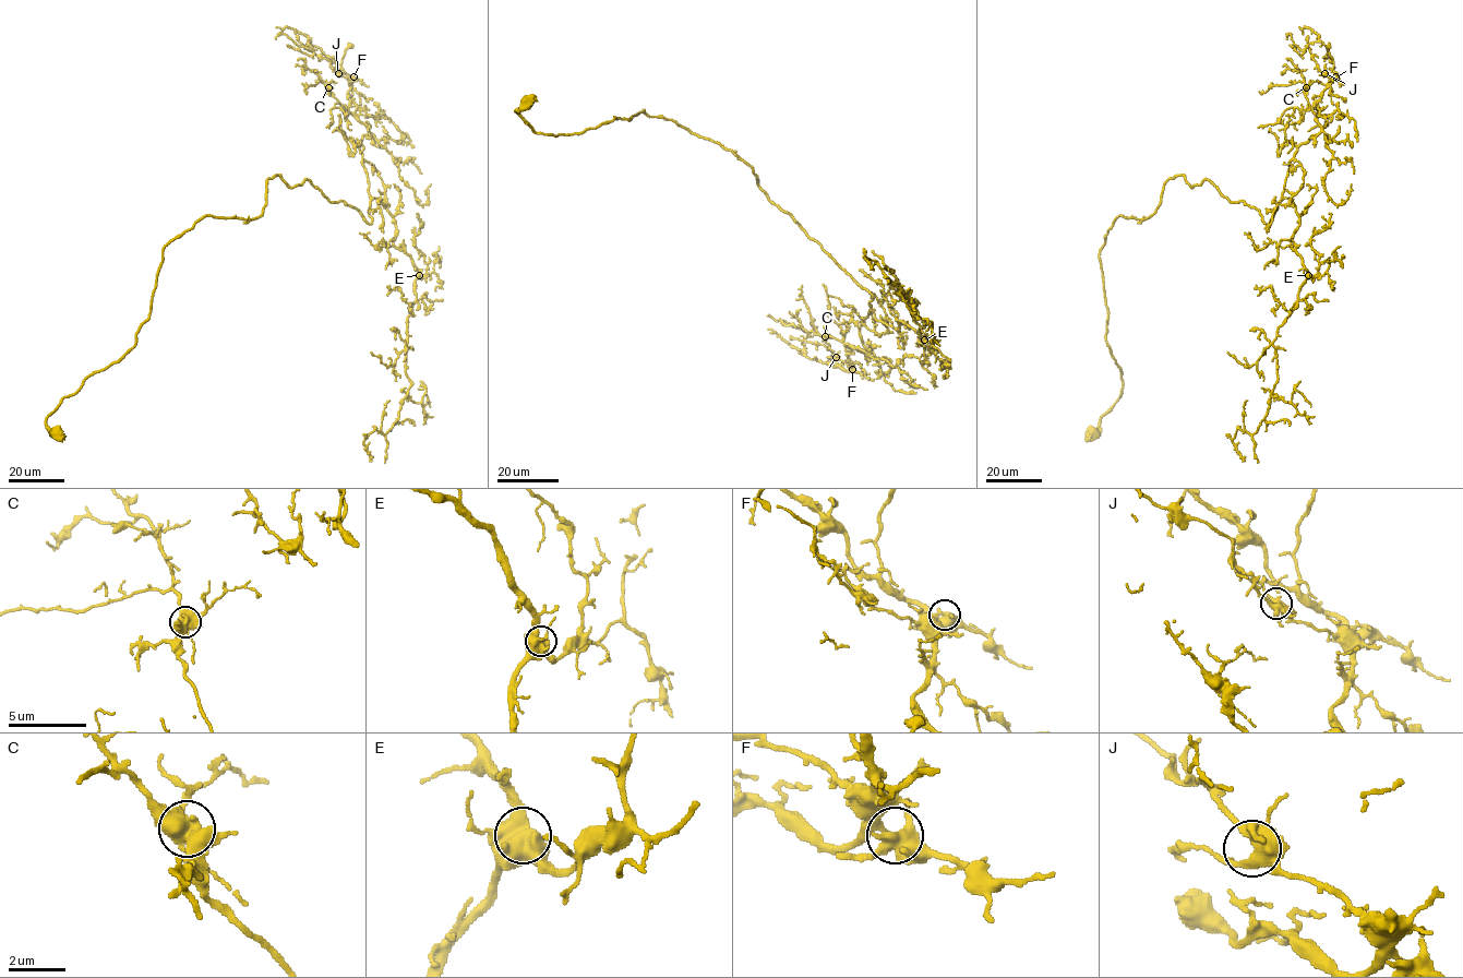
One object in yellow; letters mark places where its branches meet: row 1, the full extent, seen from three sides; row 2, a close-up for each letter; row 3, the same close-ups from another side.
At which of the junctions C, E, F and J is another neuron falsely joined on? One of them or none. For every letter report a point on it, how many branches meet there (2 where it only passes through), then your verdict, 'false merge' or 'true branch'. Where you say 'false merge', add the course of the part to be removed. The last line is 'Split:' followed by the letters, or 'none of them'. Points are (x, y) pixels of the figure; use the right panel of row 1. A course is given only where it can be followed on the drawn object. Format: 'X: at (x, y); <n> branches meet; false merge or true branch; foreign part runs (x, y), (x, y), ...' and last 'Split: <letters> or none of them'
C: at (1306, 87); 6 branches meet; true branch
E: at (1308, 275); 6 branches meet; true branch
F: at (1335, 76); 6 branches meet; true branch
J: at (1324, 73); 5 branches meet; true branch
Split: none of them

